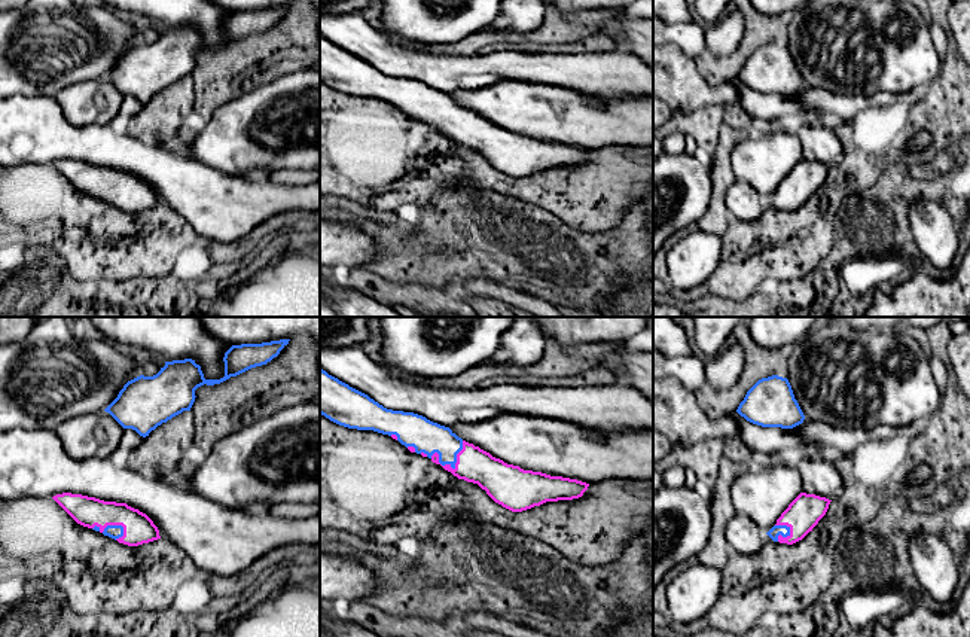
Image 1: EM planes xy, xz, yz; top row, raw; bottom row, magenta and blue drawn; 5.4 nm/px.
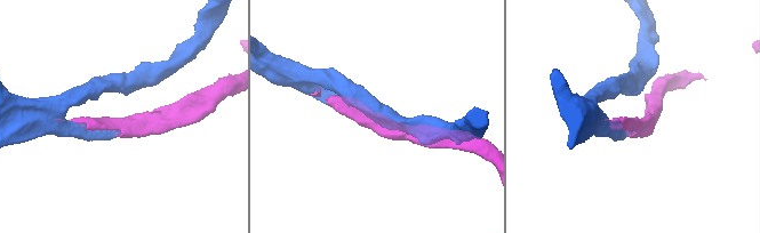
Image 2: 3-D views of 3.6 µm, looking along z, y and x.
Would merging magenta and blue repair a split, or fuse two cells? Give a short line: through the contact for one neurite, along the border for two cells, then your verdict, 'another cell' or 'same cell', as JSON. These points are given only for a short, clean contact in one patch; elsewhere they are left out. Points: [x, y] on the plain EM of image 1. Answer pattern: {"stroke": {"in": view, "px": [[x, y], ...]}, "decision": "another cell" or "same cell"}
{"decision": "same cell"}

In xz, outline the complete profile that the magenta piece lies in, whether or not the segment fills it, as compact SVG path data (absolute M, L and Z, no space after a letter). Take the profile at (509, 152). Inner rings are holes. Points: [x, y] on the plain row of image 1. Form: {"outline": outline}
{"outline": "M321 34L320 80L348 95L391 103L411 119L428 124L458 146L478 150L495 170L512 179L522 179L546 168L579 165L589 153L577 146L507 131L463 107L449 94L414 79L384 74Z"}

